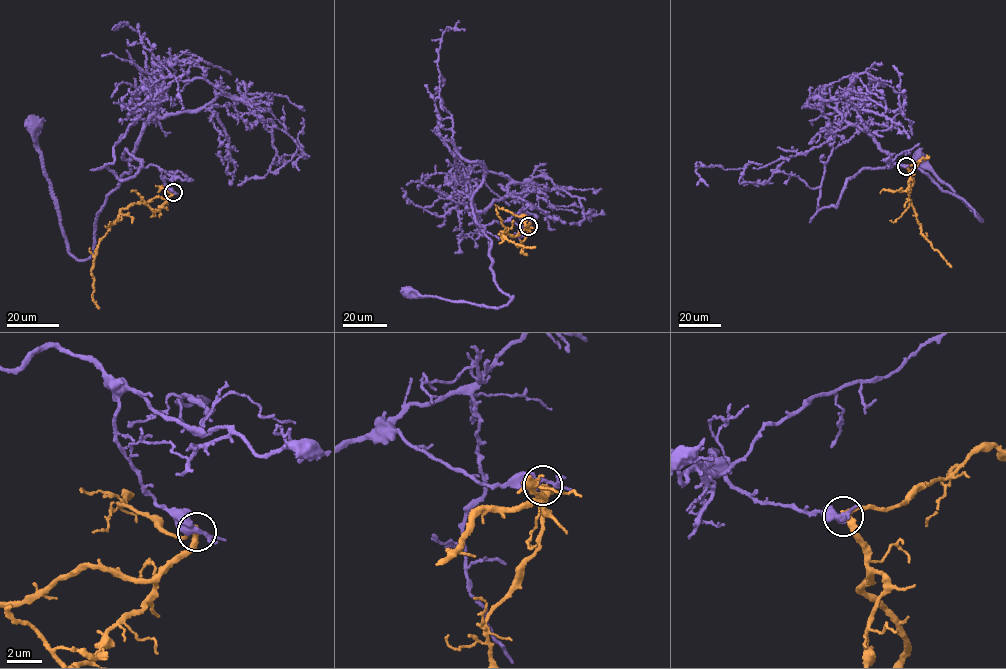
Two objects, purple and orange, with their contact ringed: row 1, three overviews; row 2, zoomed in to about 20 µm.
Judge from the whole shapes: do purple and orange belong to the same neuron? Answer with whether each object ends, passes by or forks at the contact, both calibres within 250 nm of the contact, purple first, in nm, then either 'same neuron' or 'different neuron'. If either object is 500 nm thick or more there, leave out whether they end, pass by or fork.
purple forks; orange passes by; calibres 320 and 300 nm; different neuron

